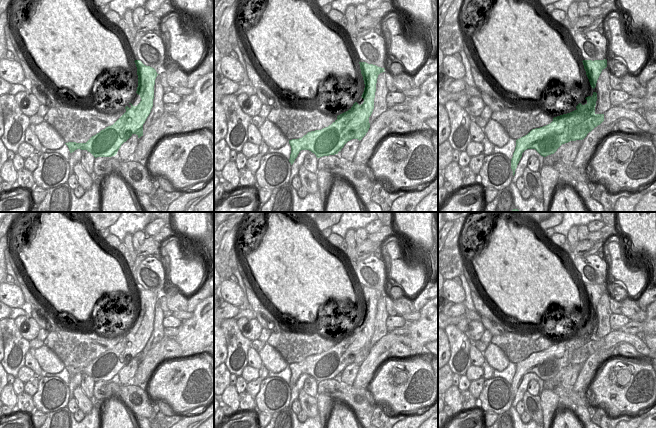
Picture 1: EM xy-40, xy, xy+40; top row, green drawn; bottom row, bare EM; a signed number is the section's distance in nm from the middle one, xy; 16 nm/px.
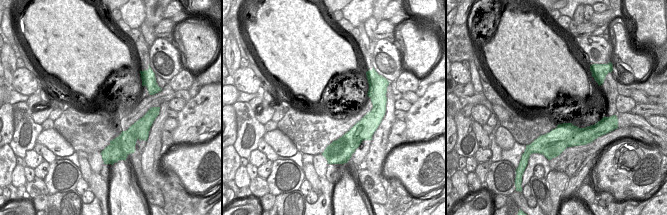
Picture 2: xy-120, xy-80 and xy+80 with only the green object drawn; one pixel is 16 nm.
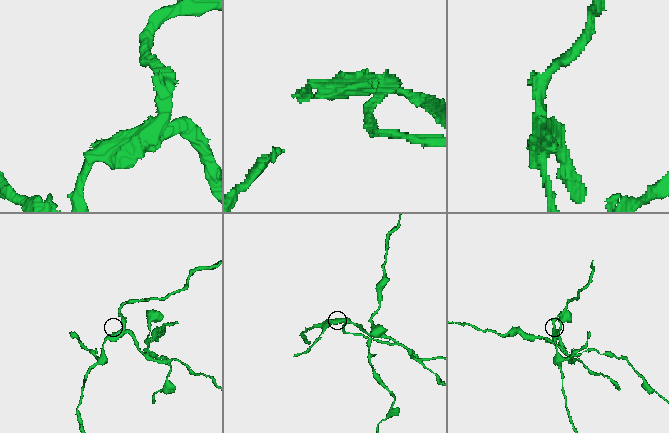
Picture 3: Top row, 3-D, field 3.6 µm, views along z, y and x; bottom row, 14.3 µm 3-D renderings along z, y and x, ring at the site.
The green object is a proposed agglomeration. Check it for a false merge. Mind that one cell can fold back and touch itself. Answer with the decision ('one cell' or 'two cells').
two cells

